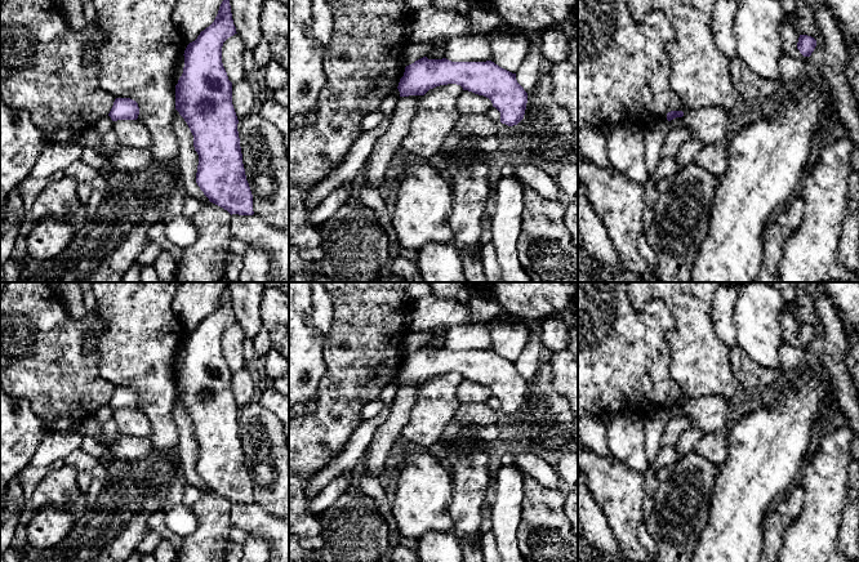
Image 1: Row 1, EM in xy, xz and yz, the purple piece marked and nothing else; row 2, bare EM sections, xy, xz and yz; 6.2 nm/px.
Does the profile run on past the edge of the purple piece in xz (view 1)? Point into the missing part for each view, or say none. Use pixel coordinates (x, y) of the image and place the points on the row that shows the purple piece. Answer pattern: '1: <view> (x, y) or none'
1: none

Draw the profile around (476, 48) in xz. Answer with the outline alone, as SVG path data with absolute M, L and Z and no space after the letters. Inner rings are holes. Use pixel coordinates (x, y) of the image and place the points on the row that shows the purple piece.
M453 36L445 45L445 58L451 62L486 62L491 58L491 46L486 36Z

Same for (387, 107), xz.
M395 89L382 101L379 111L384 115L384 117L392 119L399 98L400 92L399 89Z

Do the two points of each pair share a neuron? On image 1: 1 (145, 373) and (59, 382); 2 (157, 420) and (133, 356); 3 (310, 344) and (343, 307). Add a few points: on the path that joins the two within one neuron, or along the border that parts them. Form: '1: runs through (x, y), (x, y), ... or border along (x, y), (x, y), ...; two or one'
1: border along (97, 347), (98, 371), (115, 387); two
2: runs through (157, 405), (155, 380), (148, 371); one
3: border along (325, 334), (323, 348), (324, 364); two

